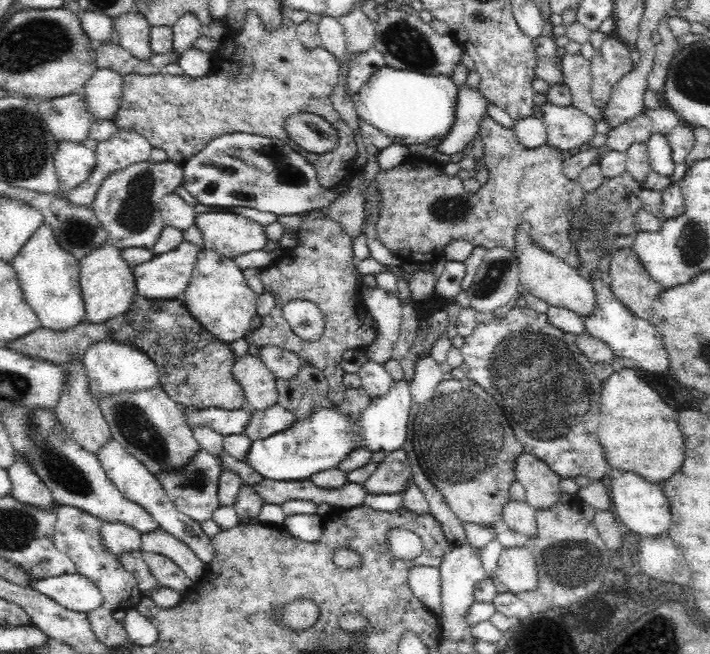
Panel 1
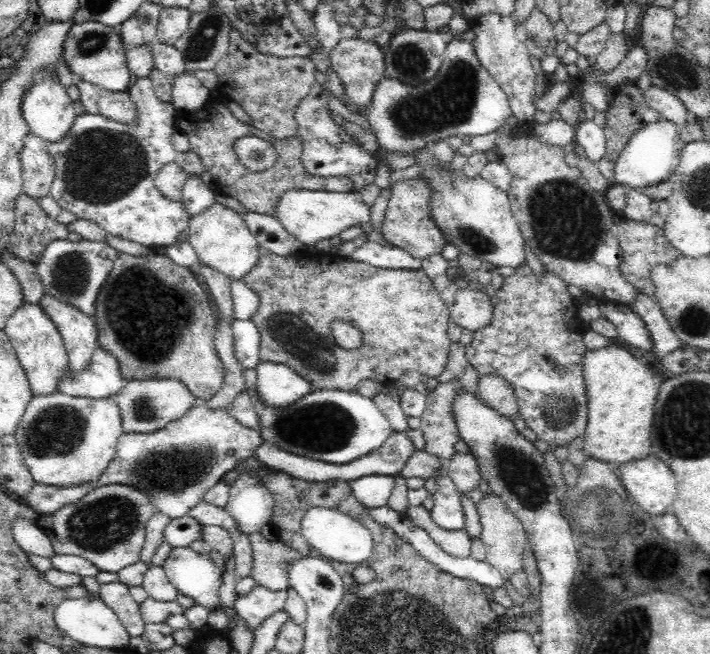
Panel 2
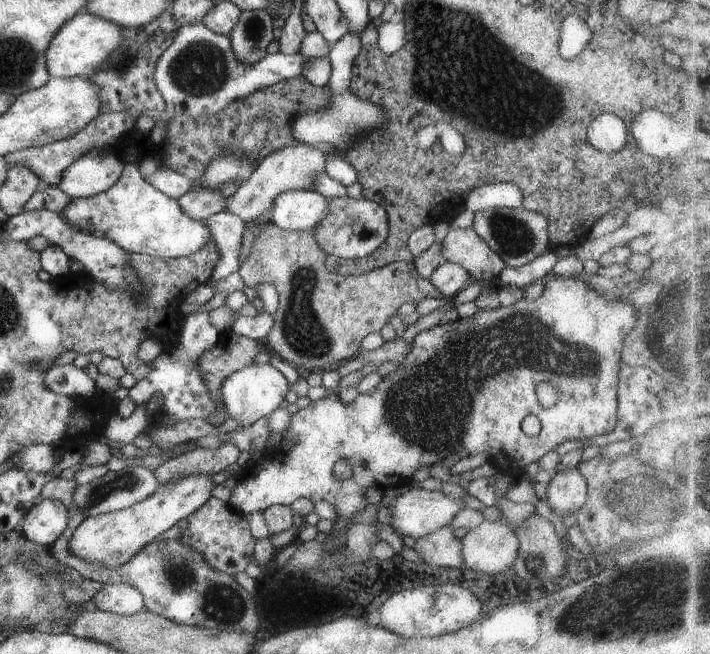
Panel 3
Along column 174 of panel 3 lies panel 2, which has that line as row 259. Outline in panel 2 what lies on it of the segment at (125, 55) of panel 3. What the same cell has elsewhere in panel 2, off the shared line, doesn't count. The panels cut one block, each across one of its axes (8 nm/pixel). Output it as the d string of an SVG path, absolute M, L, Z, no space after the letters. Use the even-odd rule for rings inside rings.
M22 192L14 200L14 228L8 238L7 250L18 258L36 262L46 244L67 238L65 224L50 219L36 200Z

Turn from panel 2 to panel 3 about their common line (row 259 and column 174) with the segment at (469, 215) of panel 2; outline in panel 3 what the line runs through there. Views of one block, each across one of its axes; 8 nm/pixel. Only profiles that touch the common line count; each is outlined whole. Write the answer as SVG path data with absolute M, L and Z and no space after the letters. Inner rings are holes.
M191 474L185 478L169 480L165 484L160 484L151 496L147 496L141 502L113 512L84 518L73 530L67 550L81 560L87 560L93 564L97 562L105 568L119 568L157 535L179 522L181 518L195 512L205 500L211 497L213 488L209 475Z

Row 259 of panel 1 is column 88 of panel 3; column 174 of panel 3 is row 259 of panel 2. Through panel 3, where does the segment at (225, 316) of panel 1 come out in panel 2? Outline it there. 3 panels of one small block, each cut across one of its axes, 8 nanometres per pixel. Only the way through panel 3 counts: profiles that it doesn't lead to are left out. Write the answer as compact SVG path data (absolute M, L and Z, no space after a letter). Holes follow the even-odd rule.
M216 201L191 217L186 233L201 264L223 272L228 278L240 280L254 268L259 258L259 244L239 213Z

